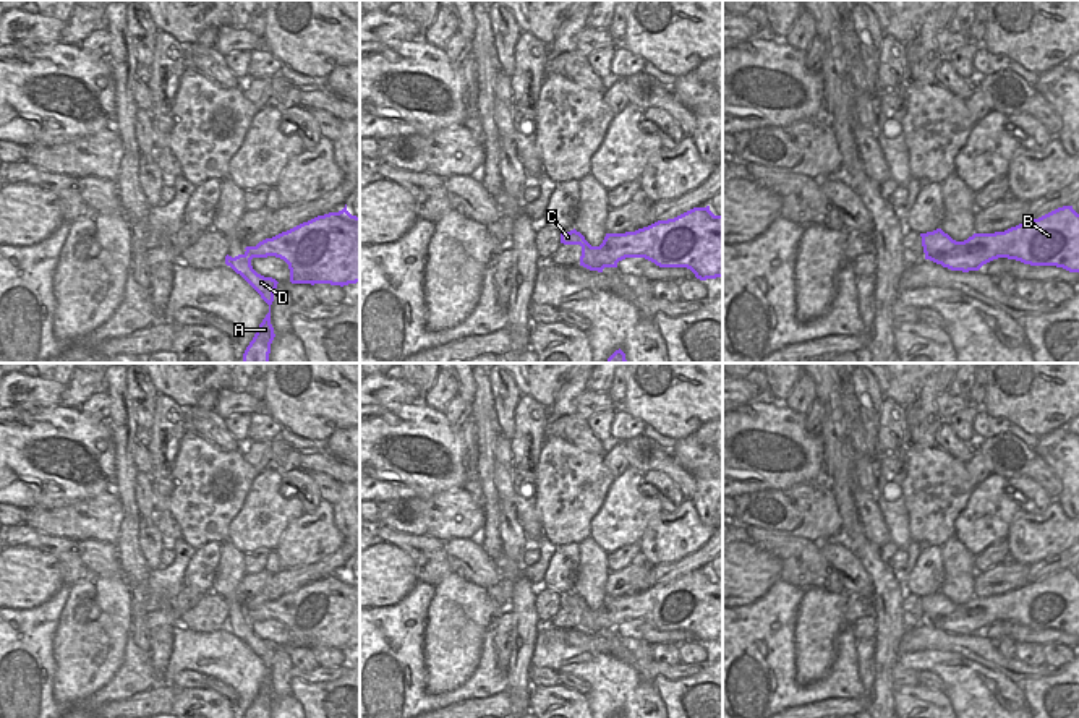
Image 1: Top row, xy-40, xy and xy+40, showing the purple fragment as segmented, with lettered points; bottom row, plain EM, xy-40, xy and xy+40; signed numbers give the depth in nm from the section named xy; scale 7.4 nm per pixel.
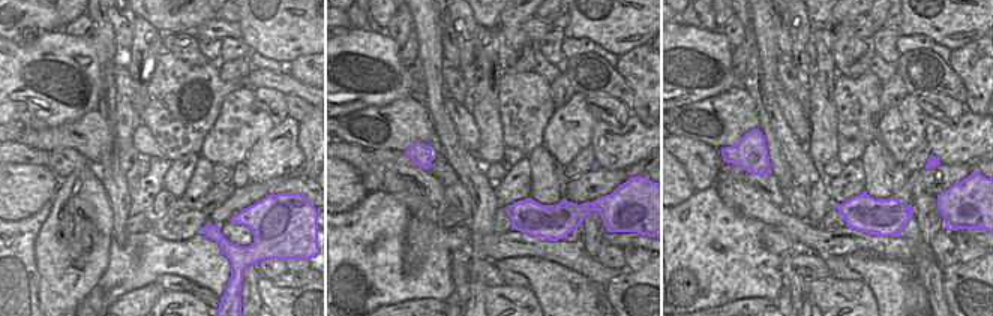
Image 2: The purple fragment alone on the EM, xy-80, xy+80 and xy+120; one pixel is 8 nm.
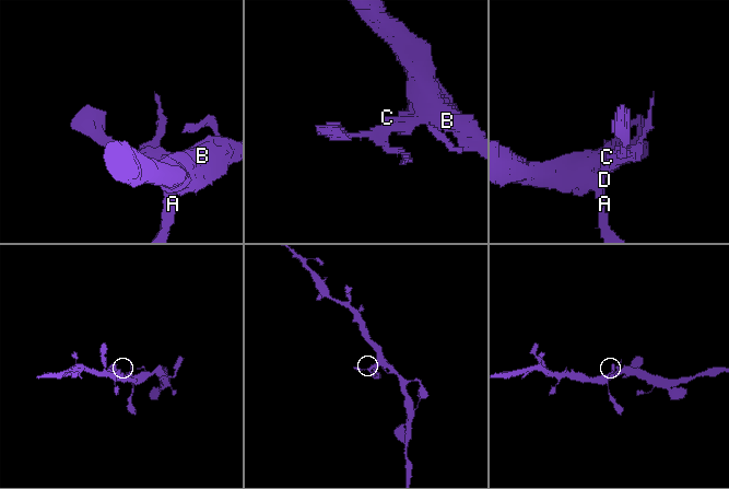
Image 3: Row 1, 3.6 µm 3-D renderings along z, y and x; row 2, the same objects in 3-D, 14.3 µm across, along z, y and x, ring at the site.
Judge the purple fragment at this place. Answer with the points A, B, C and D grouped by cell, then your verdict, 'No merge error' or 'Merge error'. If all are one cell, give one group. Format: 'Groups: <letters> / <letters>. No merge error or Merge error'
Groups: A B D / C. Merge error.

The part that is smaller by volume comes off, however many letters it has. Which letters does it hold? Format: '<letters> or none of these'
C

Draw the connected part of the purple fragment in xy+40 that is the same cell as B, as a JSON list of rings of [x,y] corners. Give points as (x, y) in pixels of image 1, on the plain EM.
[[[1073,569],[1058,571],[1038,582],[1004,595],[979,596],[982,608],[964,614],[941,629],[951,634],[979,634],[983,627],[1008,621],[1030,629],[1056,629],[1079,635],[1079,577]]]

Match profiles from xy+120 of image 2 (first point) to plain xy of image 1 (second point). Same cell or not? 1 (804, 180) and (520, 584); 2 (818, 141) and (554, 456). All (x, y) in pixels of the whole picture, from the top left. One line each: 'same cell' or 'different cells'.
1: same cell
2: different cells

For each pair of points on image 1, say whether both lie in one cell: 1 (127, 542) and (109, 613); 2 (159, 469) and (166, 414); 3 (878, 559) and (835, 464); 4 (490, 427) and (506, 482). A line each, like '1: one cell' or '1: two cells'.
1: two cells
2: one cell
3: one cell
4: two cells

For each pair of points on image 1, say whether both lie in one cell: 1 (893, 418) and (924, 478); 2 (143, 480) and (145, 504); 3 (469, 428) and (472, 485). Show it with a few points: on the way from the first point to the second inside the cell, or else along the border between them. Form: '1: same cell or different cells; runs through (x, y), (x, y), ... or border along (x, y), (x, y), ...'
1: different cells; border along (911, 443), (906, 453), (906, 477), (901, 487)
2: same cell; runs through (143, 487), (145, 498)
3: same cell; runs through (470, 443), (472, 470)

